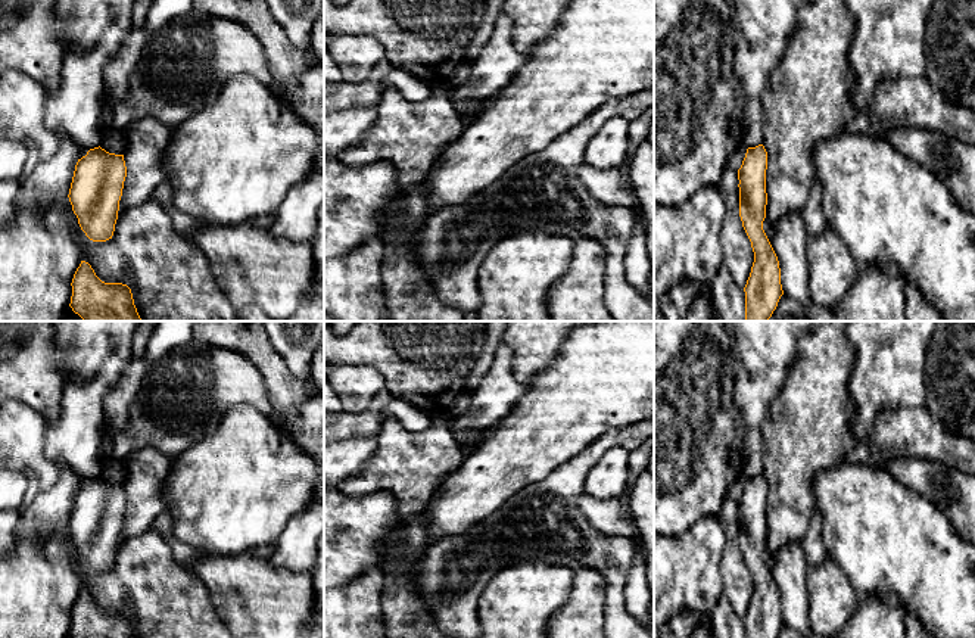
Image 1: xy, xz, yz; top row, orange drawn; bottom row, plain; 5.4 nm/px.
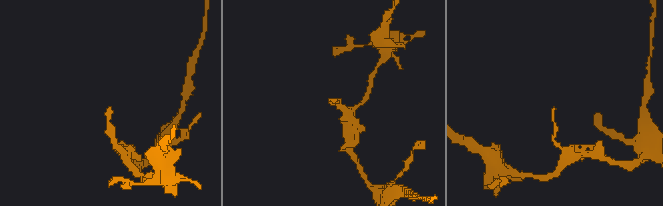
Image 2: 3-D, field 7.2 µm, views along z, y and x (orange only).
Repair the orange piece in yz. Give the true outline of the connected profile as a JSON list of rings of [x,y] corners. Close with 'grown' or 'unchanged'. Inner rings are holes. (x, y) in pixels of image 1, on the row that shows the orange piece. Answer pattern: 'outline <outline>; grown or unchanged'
outline [[[764,146],[748,147],[738,169],[739,217],[754,252],[751,273],[744,287],[744,321],[769,321],[784,295],[779,261],[763,230],[767,205],[766,169]]]; unchanged

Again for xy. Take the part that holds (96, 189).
outline [[[100,146],[78,159],[68,197],[90,240],[112,239],[125,177],[124,155],[109,153]]]; unchanged

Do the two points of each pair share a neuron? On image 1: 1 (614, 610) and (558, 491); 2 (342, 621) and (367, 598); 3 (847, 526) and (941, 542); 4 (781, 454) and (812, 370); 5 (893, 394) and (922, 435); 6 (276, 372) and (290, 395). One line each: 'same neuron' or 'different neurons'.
1: same neuron
2: same neuron
3: same neuron
4: same neuron
5: different neurons
6: same neuron

